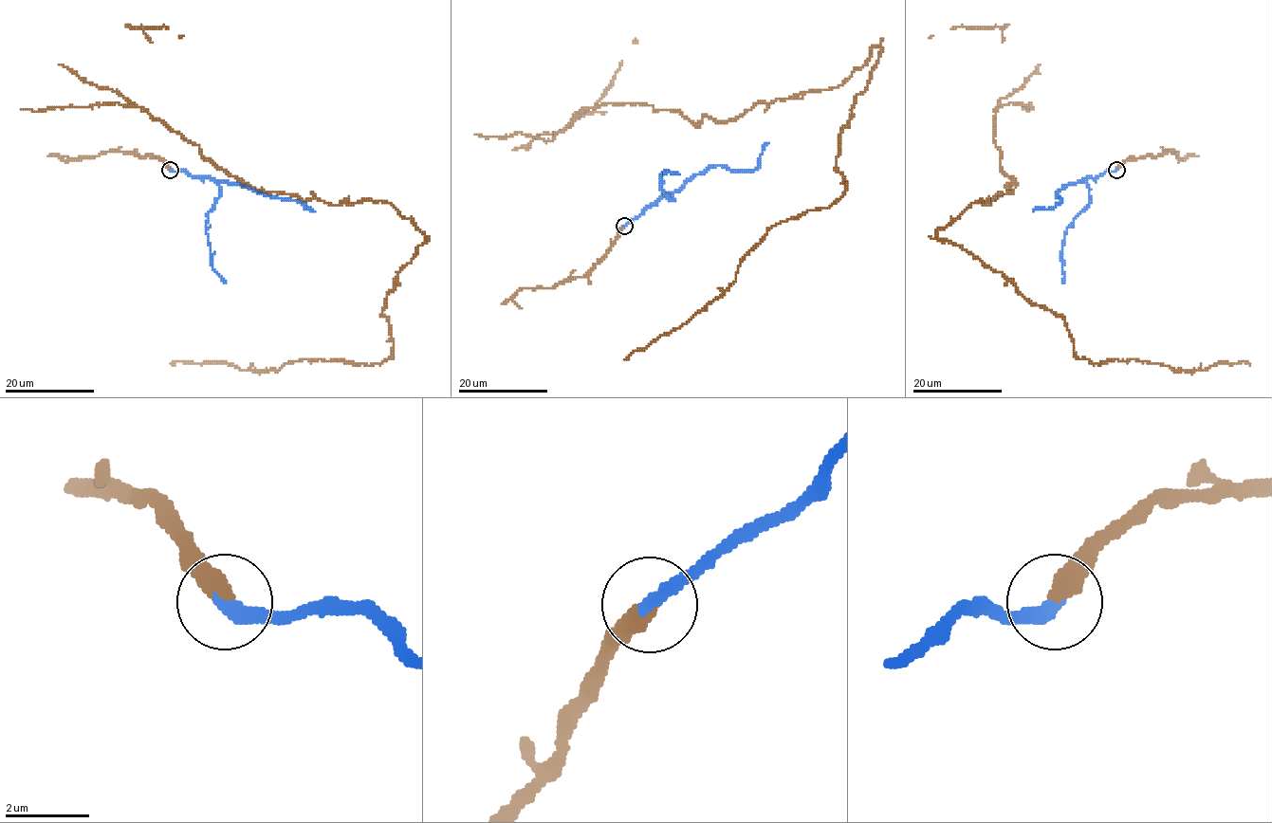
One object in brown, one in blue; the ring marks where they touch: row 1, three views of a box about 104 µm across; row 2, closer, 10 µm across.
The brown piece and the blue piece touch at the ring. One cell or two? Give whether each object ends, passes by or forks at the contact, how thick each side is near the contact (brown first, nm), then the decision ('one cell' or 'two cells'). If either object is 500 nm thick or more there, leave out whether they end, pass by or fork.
brown ends; blue ends; calibres 480 and 360 nm; one cell

